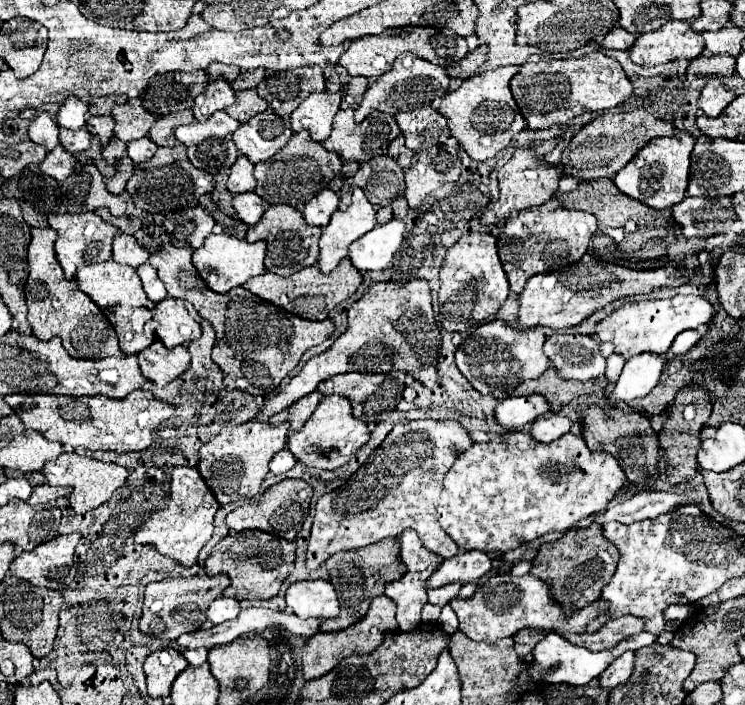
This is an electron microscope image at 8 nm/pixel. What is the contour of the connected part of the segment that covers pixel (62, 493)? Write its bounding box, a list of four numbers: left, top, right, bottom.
[26,484,70,504]

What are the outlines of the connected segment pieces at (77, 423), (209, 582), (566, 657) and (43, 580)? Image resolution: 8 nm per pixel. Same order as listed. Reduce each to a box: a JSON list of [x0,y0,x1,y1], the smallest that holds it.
[[4,390,174,452],[138,574,230,640],[528,632,656,686],[10,534,80,592]]

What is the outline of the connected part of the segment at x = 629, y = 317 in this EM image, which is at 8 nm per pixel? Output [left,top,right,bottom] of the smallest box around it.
[594,296,716,360]

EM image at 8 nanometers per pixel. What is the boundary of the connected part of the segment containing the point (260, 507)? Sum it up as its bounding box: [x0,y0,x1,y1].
[226,480,312,540]

